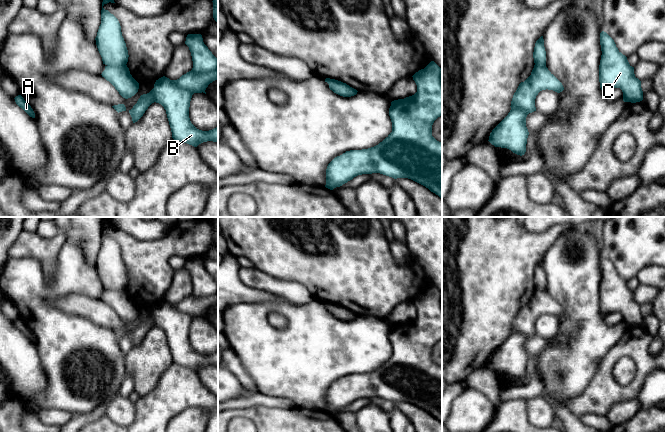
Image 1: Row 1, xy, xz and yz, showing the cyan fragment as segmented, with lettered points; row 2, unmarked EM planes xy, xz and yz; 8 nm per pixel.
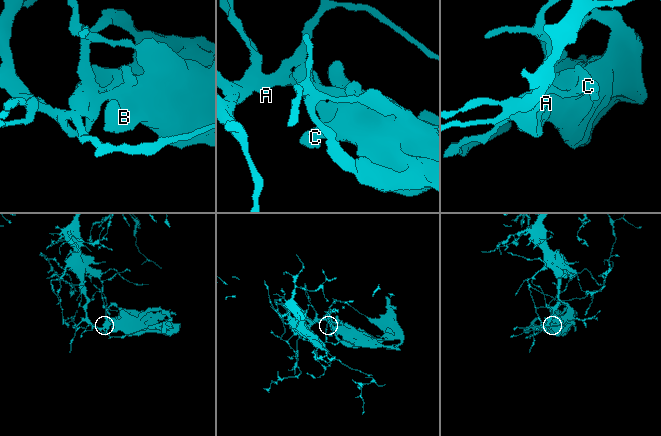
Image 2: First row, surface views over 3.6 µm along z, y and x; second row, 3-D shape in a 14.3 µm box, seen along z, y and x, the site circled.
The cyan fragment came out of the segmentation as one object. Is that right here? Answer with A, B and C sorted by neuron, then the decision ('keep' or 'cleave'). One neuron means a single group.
A / B C; cleave

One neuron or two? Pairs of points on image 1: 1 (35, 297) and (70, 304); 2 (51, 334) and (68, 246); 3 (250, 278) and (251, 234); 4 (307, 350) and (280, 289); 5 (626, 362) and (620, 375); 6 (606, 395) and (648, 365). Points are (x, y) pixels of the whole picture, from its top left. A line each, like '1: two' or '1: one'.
1: two
2: one
3: two
4: two
5: one
6: one

